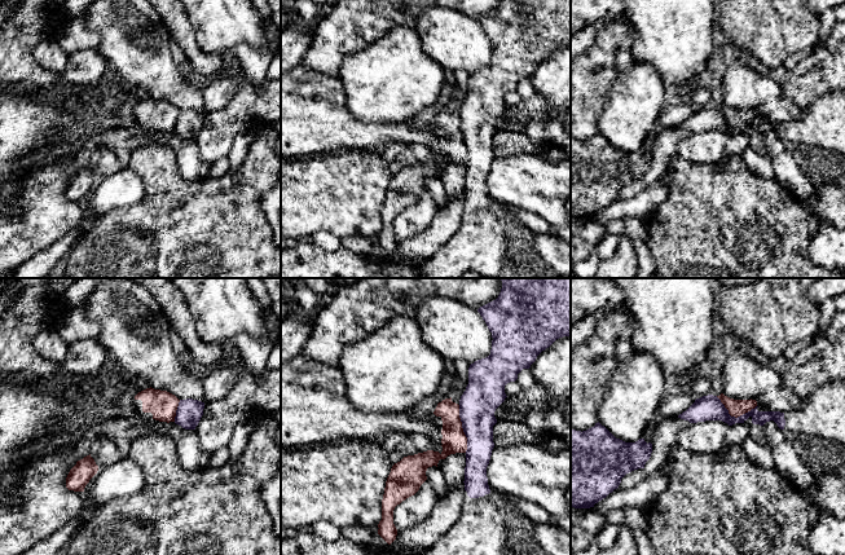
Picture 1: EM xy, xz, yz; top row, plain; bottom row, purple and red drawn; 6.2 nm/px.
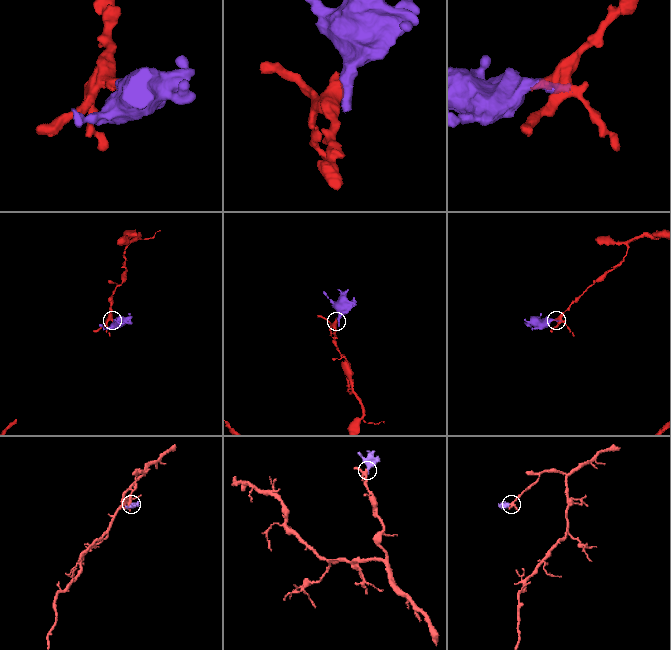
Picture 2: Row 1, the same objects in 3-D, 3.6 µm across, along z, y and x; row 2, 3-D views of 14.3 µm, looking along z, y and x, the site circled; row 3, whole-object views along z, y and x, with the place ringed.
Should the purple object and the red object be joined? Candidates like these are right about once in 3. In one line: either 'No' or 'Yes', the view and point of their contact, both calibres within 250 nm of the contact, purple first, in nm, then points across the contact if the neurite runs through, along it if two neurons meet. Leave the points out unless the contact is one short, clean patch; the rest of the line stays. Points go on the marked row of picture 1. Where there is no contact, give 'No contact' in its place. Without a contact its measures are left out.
No. Touches purple at xz (462, 427). Thickness 240 nm (purple) against 150 nm. Boundary: xz (458, 405), (458, 417), (466, 437), (466, 452)

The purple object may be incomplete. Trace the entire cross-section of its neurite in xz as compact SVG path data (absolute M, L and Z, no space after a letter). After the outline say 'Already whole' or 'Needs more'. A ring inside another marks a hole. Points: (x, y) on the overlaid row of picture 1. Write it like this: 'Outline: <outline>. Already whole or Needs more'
Outline: M501 278L502 288L498 298L477 309L492 332L490 354L477 360L468 367L468 384L459 400L459 418L467 437L465 467L465 499L458 521L436 542L417 555L505 555L506 519L490 503L487 467L490 461L493 426L497 423L496 409L507 397L505 386L518 379L523 369L529 369L537 356L556 339L571 336L571 278Z. Needs more

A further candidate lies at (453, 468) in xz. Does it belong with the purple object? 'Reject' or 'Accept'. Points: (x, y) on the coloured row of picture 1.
Reject

